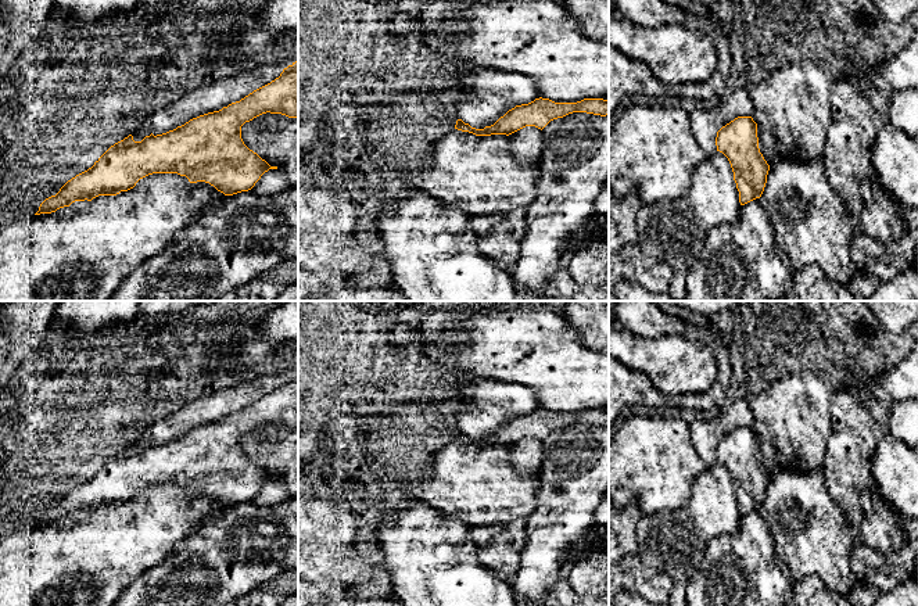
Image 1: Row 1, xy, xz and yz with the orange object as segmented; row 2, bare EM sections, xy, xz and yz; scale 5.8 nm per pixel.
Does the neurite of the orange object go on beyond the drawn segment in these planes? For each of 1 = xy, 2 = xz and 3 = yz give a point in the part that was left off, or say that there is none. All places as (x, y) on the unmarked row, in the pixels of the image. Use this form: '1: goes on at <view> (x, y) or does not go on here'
1: does not go on here
2: does not go on here
3: does not go on here

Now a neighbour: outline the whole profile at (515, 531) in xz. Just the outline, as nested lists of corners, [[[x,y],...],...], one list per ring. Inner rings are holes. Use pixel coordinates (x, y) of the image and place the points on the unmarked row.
[[[524,519],[474,527],[470,531],[470,538],[484,567],[503,578],[513,578],[519,569],[523,546],[527,542]]]

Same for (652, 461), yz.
[[[627,410],[618,431],[609,441],[609,498],[617,509],[635,501],[641,514],[646,516],[686,508],[696,478],[706,469],[684,417],[638,416]]]

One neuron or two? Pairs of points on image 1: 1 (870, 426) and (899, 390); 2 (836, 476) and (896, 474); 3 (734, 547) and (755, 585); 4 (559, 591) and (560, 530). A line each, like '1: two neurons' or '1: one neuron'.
1: two neurons
2: two neurons
3: one neuron
4: two neurons

